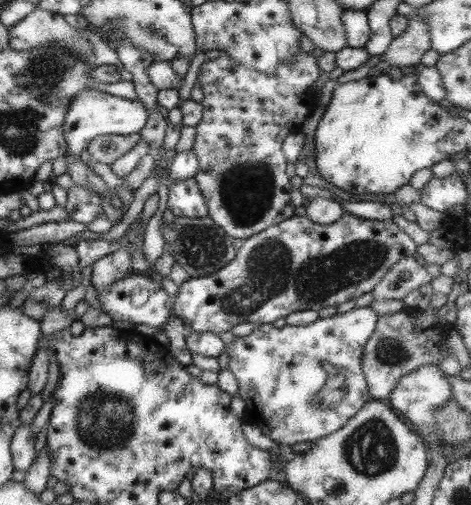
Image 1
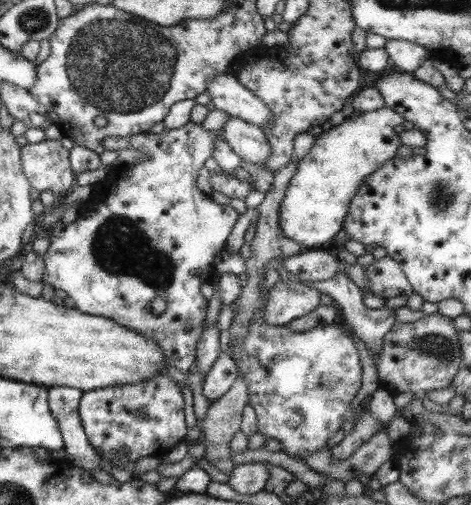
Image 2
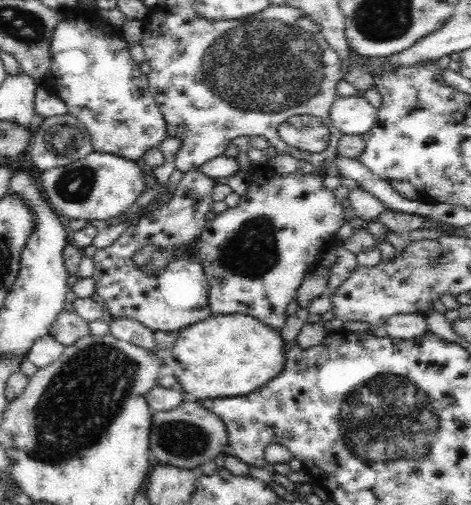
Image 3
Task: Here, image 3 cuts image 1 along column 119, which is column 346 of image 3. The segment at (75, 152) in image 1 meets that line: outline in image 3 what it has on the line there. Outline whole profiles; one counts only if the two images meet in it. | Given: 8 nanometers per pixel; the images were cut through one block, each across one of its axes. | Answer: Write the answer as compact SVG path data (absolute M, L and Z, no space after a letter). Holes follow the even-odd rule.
M362 96L336 98L330 108L330 118L343 135L363 135L376 124L378 109Z

